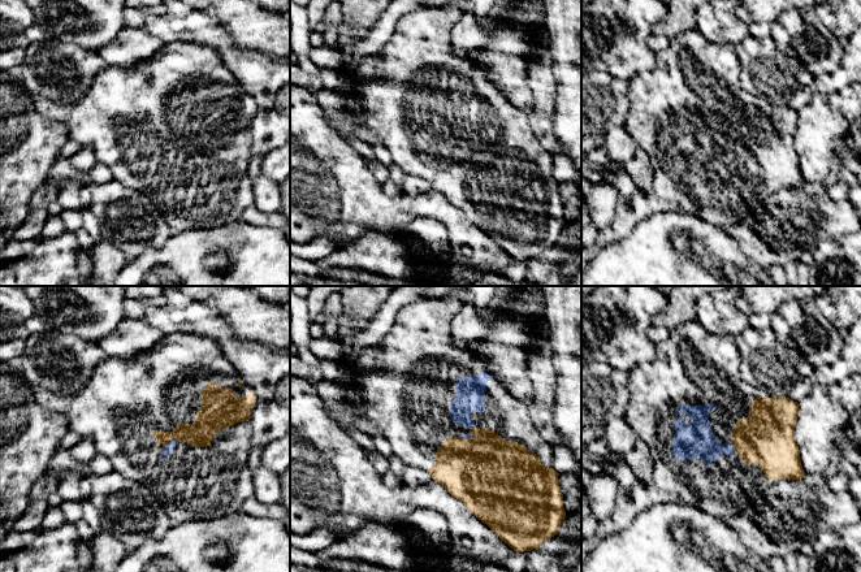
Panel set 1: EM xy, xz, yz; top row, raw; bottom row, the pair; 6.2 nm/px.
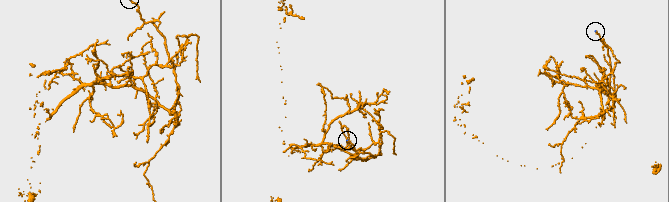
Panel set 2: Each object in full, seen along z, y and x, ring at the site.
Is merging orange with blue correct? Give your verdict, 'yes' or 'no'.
yes

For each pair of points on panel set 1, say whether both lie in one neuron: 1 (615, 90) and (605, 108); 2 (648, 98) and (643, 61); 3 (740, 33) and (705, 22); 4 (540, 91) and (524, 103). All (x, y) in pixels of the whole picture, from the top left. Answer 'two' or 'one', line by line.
1: one
2: two
3: one
4: two

